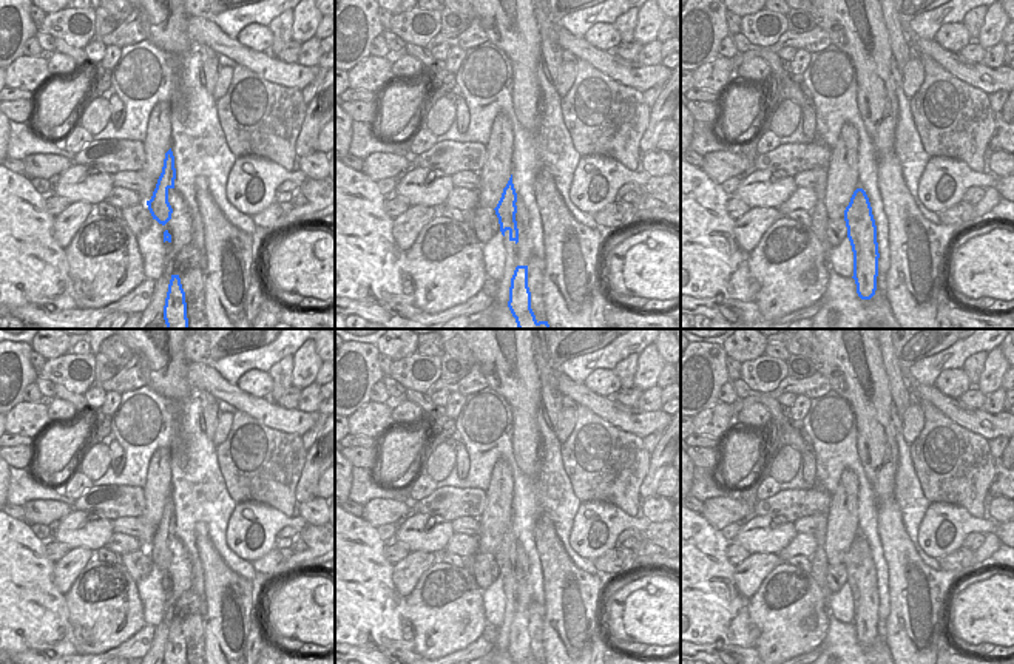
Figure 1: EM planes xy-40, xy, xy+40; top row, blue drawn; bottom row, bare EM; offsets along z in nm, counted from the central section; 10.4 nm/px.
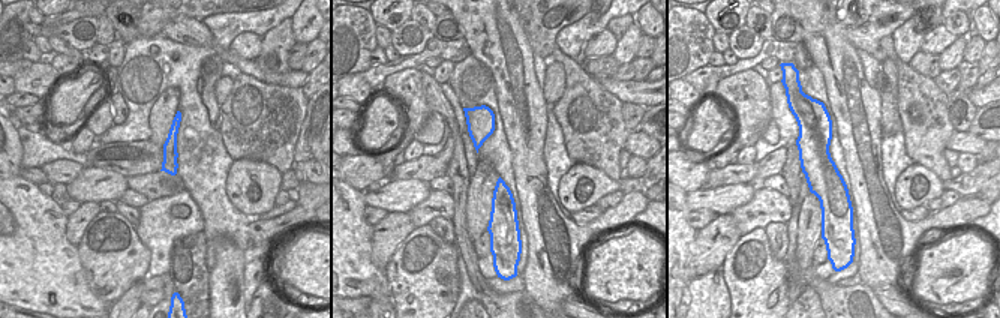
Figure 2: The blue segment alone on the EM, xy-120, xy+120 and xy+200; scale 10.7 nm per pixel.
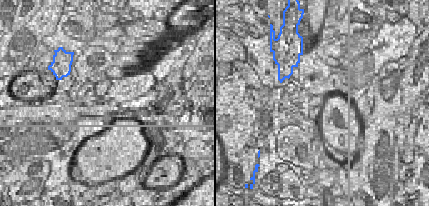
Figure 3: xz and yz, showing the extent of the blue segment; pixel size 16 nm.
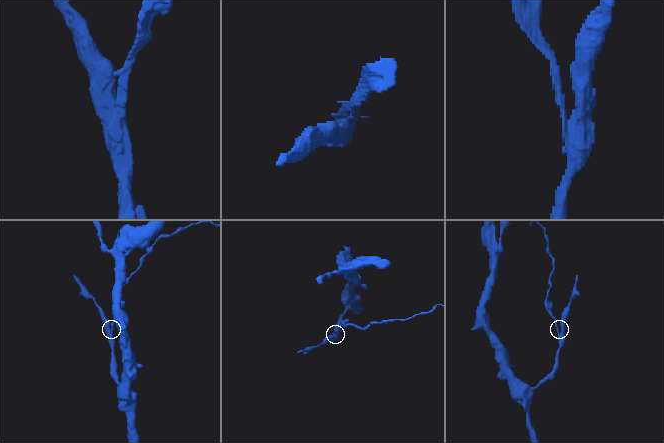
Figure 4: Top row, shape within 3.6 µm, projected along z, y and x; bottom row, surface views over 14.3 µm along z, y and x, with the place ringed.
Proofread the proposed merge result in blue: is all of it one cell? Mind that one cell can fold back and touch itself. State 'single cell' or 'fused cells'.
fused cells

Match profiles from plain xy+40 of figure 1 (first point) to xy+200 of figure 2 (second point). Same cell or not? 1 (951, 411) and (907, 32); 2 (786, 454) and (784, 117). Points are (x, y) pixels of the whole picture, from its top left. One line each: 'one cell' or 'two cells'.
1: two cells
2: two cells

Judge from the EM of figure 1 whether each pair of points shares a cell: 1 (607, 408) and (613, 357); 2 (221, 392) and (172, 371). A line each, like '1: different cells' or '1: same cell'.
1: different cells
2: different cells

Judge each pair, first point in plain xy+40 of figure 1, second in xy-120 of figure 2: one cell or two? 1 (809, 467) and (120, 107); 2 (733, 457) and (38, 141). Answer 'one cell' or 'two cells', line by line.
1: one cell
2: two cells

